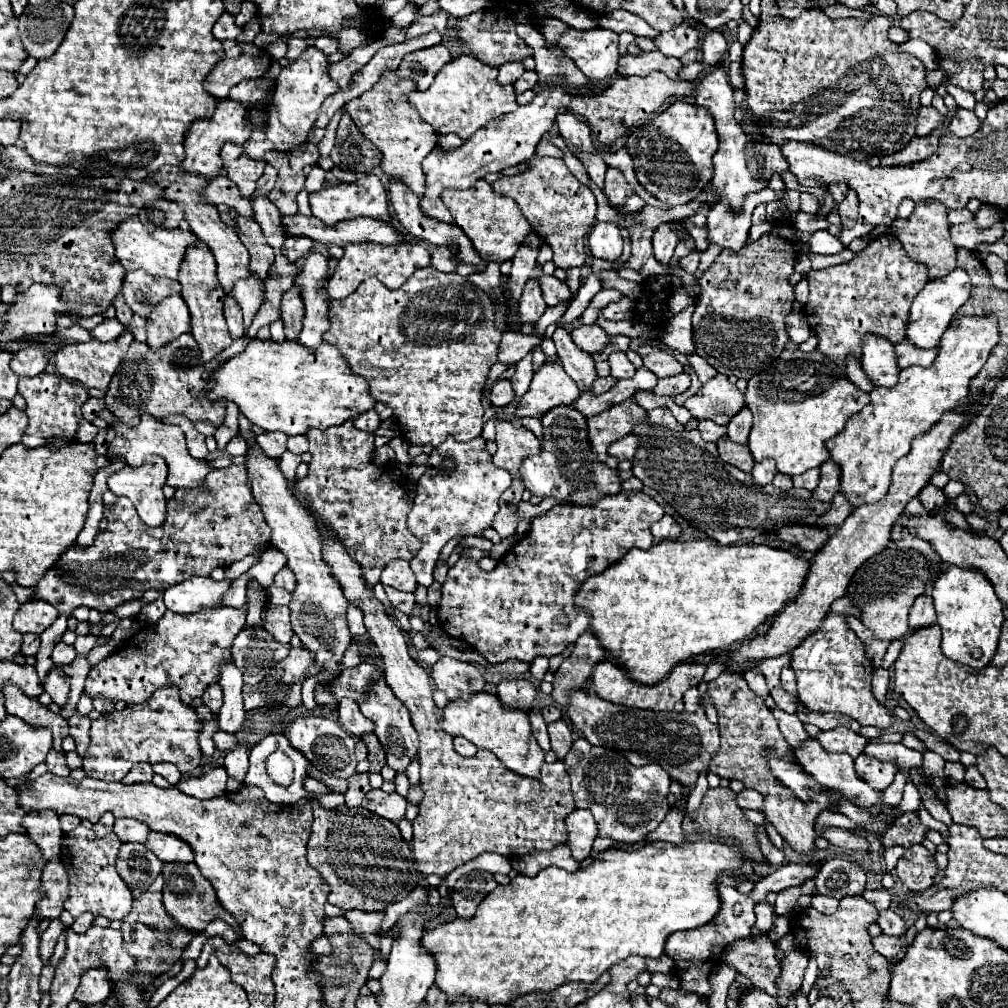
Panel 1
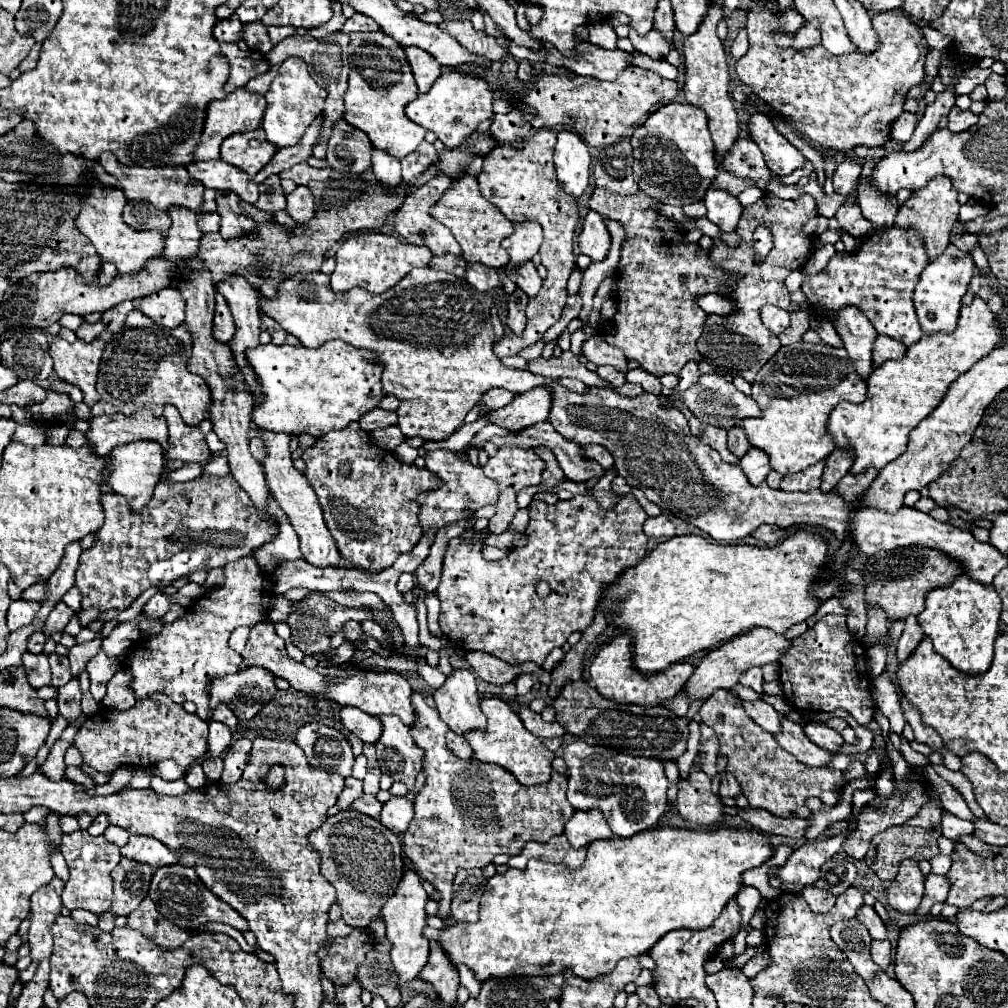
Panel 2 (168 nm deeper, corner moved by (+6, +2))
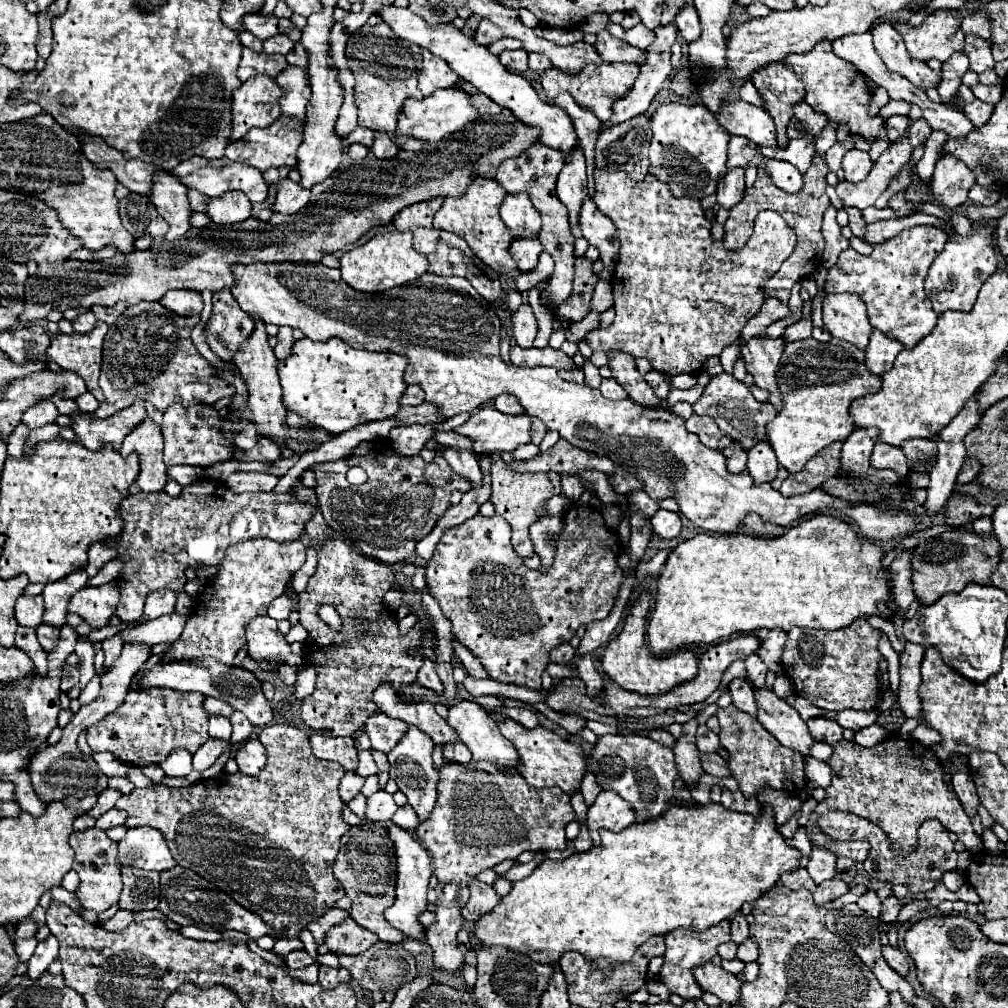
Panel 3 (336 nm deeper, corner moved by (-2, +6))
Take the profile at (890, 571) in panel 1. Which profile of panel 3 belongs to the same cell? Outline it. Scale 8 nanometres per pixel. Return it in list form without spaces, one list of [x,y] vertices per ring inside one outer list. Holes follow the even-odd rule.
[[[964,527],[944,531],[938,537],[930,537],[928,541],[922,541],[912,555],[912,565],[914,565],[912,583],[914,583],[916,599],[920,599],[924,605],[932,605],[938,597],[946,593],[960,593],[968,583],[992,585],[992,573],[1000,563],[1000,553],[1002,549],[994,533],[976,535],[974,531],[968,531]]]

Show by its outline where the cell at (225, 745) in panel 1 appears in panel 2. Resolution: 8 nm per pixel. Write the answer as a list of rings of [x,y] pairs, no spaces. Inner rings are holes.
[[[152,693],[136,701],[128,711],[100,709],[78,729],[74,747],[80,751],[86,765],[110,775],[116,767],[148,769],[164,759],[176,761],[182,769],[190,769],[208,747],[208,723],[198,715],[190,715],[182,705],[174,703],[164,693]]]

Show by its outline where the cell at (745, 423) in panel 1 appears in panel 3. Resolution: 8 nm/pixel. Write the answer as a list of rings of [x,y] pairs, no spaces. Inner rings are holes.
[[[730,443],[728,447],[724,447],[722,449],[722,455],[726,457],[728,471],[742,473],[746,469],[746,457],[748,457],[748,453],[738,443]]]

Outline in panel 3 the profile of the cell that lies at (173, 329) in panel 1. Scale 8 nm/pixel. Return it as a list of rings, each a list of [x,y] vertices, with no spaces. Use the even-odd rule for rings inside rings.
[[[168,291],[160,303],[180,315],[198,315],[202,311],[202,295],[192,291]]]

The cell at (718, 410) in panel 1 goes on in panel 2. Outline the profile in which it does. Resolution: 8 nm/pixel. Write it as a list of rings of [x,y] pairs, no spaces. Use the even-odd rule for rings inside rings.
[[[718,373],[702,375],[698,383],[694,383],[690,389],[686,389],[686,391],[676,395],[676,403],[686,405],[702,423],[716,425],[716,427],[722,427],[722,429],[730,429],[734,425],[742,425],[744,417],[760,417],[760,409],[758,409],[756,401],[752,397],[744,395],[742,391],[738,391],[732,383],[728,383]]]

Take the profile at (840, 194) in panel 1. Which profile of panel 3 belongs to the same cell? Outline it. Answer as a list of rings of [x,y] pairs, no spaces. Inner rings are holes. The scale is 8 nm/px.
[[[852,149],[844,155],[842,169],[846,173],[846,181],[864,181],[872,169],[870,155],[858,149]]]

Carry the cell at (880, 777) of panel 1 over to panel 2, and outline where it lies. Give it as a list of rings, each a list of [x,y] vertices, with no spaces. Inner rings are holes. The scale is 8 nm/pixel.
[[[716,689],[700,707],[702,721],[716,731],[722,757],[726,757],[726,771],[730,771],[742,787],[750,807],[766,809],[778,817],[794,817],[796,807],[804,805],[810,797],[820,797],[824,791],[834,791],[846,785],[844,771],[836,769],[810,769],[794,755],[788,755],[772,733],[764,733],[748,713],[744,713],[742,699],[732,689]]]

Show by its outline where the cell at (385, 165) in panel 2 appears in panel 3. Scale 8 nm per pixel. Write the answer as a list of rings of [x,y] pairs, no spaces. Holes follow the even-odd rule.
[[[374,131],[374,143],[372,143],[370,149],[378,159],[392,159],[400,151],[396,147],[396,143],[392,141],[392,137],[384,131]]]

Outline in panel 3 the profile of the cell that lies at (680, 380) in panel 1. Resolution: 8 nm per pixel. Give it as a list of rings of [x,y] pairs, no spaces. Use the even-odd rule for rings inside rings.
[[[648,371],[644,375],[644,379],[648,381],[648,385],[654,389],[654,393],[660,397],[660,399],[666,399],[668,395],[668,387],[670,387],[670,377],[666,373],[658,373],[658,371]]]

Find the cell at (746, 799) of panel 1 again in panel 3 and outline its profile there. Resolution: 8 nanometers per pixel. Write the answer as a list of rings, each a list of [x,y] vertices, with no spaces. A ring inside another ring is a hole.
[[[700,753],[700,763],[704,765],[704,771],[718,777],[718,779],[724,779],[730,775],[730,769],[726,767],[726,761],[720,757],[720,755],[702,755]]]

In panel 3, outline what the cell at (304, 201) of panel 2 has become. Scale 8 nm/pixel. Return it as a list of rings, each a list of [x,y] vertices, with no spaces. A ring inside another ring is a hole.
[[[280,179],[276,183],[276,201],[272,203],[274,213],[292,215],[298,213],[310,199],[310,191],[302,189],[298,183],[290,179]]]

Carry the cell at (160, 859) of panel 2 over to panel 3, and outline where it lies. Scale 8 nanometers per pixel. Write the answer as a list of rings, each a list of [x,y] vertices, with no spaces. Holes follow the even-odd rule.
[[[152,827],[128,829],[118,841],[118,865],[146,871],[166,871],[176,867],[164,837]]]

